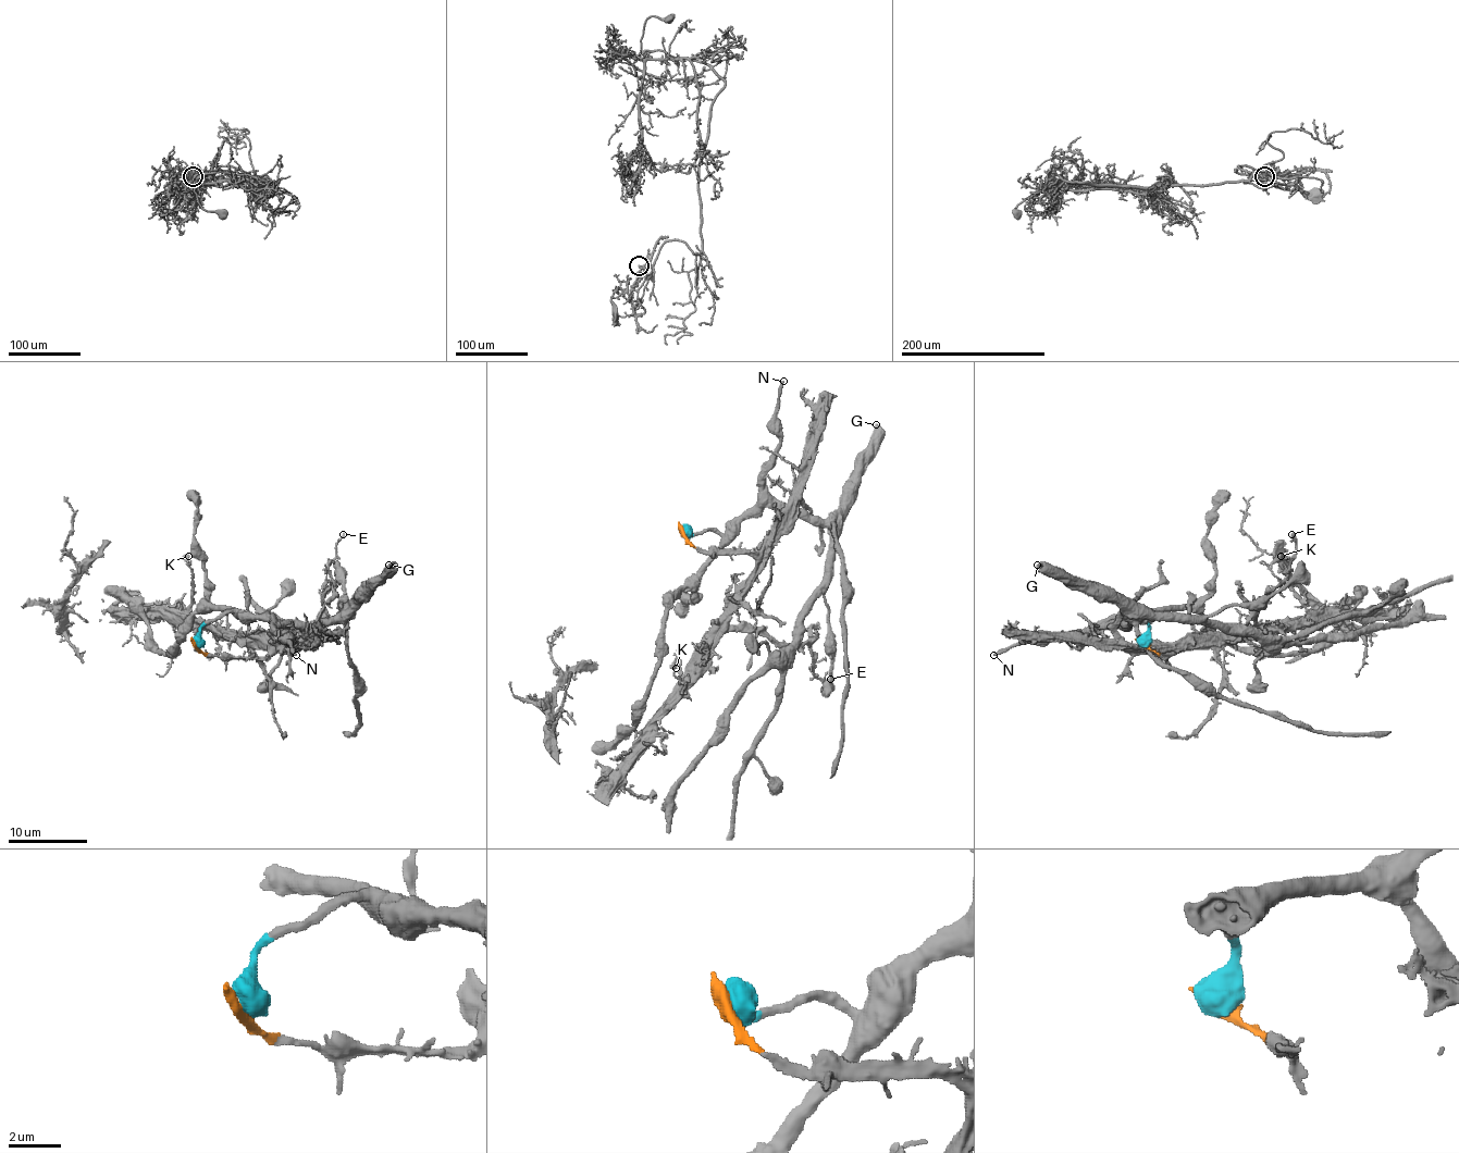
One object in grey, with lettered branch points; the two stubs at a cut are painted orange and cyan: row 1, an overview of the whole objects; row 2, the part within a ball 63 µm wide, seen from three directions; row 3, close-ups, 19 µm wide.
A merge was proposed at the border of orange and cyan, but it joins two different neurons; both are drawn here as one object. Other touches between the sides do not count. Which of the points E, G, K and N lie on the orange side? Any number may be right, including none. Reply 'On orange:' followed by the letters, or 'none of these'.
On orange: E, K

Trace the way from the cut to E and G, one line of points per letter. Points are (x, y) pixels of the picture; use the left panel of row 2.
E: (195, 642), (219, 656), (262, 658), (264, 648), (240, 639), (314, 622), (325, 567), (344, 533)
G: (197, 642), (201, 639), (201, 629), (223, 612), (269, 615), (279, 622), (324, 622), (339, 619), (390, 565)

